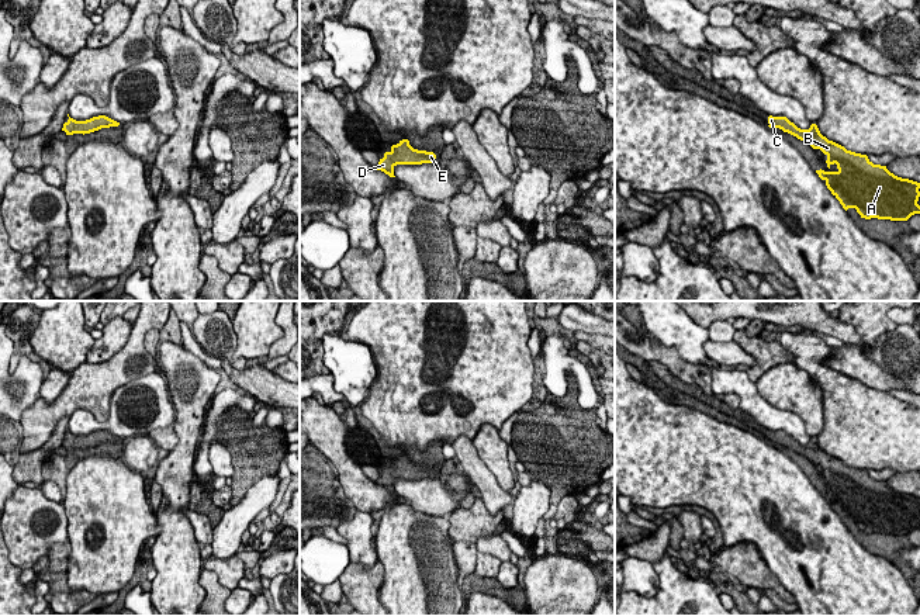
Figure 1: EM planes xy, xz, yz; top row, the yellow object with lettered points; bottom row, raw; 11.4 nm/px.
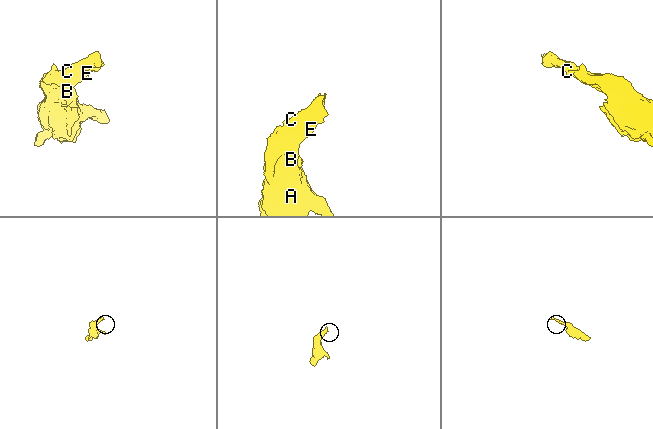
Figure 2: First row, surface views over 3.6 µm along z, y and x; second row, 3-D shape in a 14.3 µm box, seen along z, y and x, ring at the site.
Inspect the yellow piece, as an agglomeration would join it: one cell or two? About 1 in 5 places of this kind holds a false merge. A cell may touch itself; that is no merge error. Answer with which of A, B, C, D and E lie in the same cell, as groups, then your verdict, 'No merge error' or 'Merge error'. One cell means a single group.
Groups: A B C D E. No merge error

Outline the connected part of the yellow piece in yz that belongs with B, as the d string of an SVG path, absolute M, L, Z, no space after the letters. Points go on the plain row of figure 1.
M768 432L769 443L779 443L798 454L806 457L813 464L820 464L827 471L827 482L837 480L837 487L816 485L819 492L826 496L827 503L840 516L843 523L855 523L861 533L871 534L890 534L890 536L907 536L912 530L920 529L920 520L917 519L920 512L920 498L902 494L890 488L886 481L874 480L867 470L847 466L844 461L829 456L823 451L816 439L812 439L809 444L800 444L786 432Z

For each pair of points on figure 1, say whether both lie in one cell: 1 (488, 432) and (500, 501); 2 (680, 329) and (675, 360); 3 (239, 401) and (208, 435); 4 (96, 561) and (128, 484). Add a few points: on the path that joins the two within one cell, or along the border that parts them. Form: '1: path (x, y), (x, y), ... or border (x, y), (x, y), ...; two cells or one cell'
1: border (477, 453), (497, 483), (508, 492); two cells
2: border (657, 341), (673, 346), (691, 363), (706, 364); two cells
3: path (228, 401), (214, 414), (211, 424); one cell
4: path (106, 542), (109, 504); one cell

